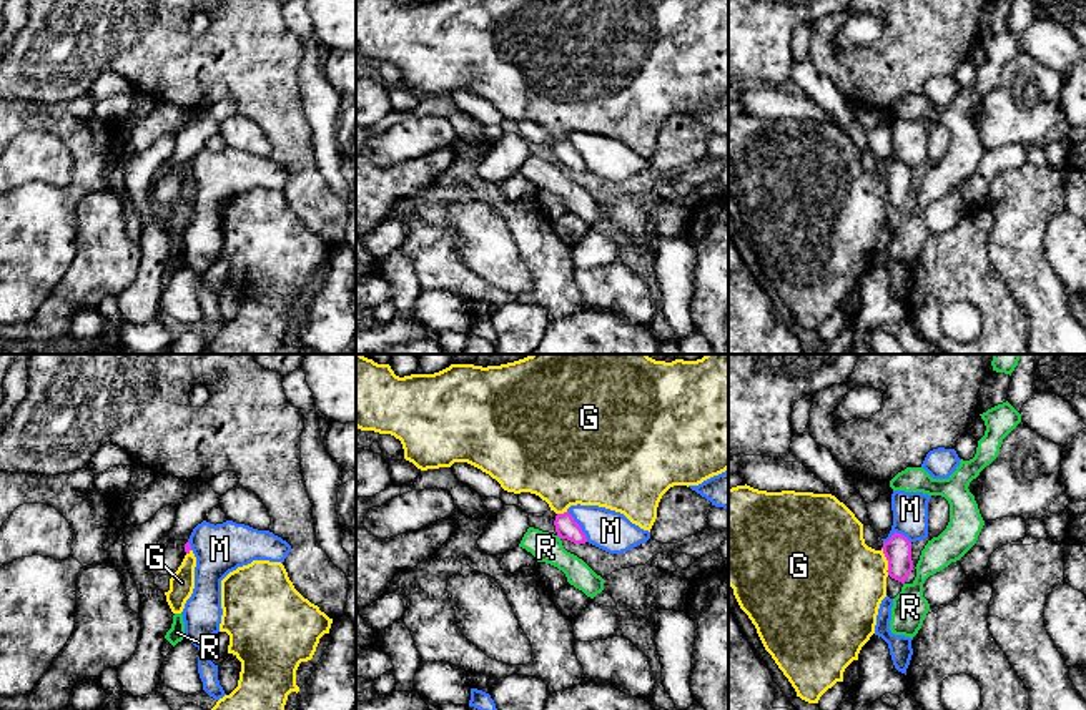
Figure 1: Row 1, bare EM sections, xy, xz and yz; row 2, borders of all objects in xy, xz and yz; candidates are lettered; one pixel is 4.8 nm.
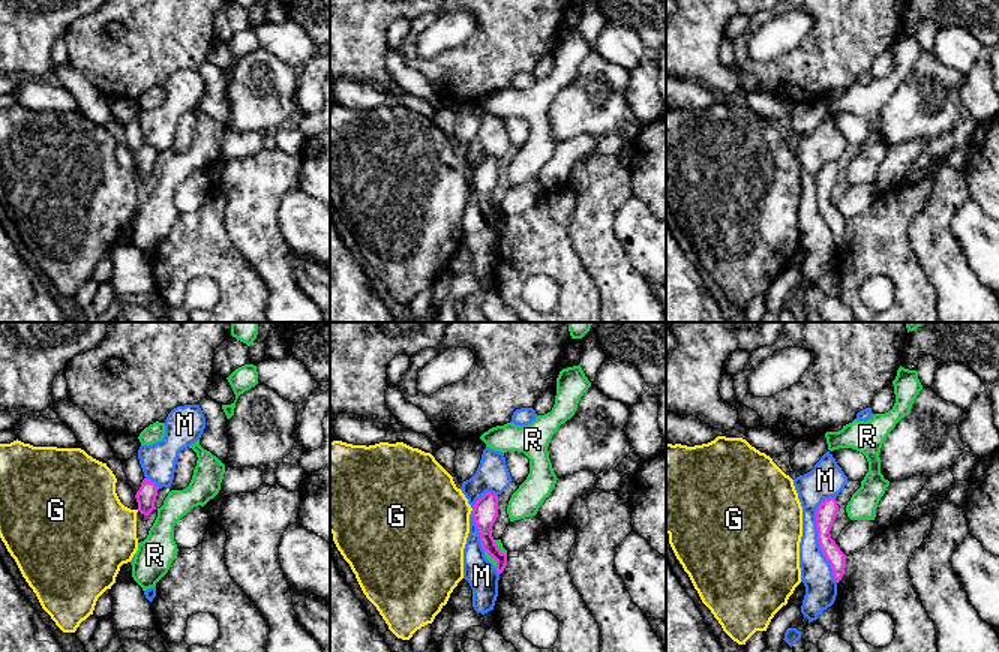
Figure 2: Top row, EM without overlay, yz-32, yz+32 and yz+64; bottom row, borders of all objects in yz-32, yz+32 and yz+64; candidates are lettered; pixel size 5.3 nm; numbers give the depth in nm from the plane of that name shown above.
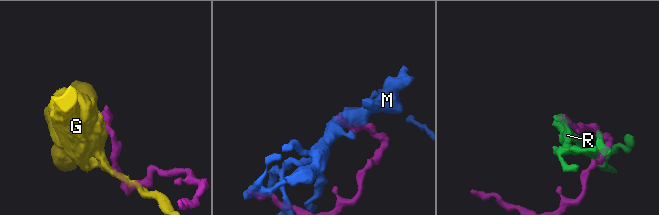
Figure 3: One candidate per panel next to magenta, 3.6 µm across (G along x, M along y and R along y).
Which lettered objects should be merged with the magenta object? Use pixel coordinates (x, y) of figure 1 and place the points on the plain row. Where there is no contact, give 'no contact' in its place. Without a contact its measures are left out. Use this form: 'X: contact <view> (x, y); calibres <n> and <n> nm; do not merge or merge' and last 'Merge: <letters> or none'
G: contact yz (887, 187); calibres 130 and 440 nm; do not merge
M: contact xz (579, 153); calibres 110 and 200 nm; do not merge
R: contact xz (559, 163); calibres 110 and 140 nm; do not merge
Merge: none

